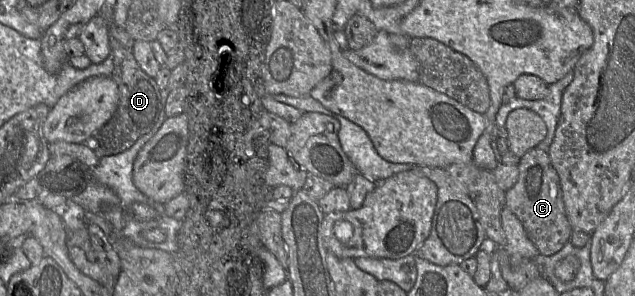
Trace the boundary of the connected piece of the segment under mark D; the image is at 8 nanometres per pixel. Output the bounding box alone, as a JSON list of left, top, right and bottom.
[84,35,161,158]

